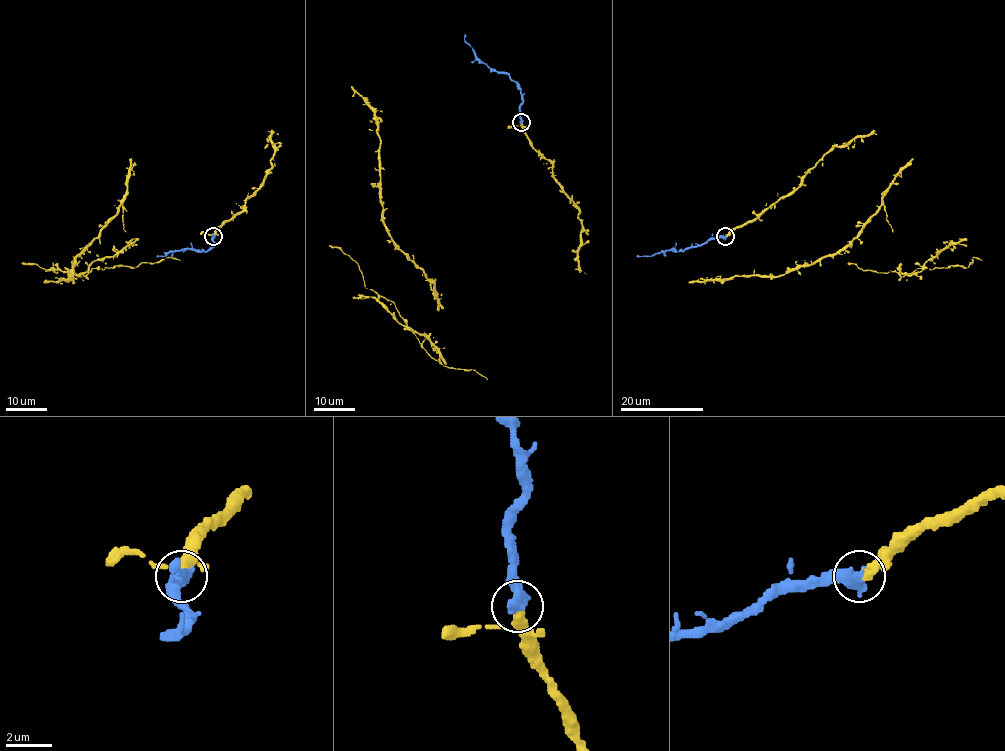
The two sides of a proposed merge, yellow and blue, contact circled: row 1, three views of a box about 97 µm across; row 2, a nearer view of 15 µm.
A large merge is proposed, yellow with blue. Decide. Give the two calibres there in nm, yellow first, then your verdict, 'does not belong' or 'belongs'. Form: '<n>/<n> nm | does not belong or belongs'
320/600 nm | belongs

